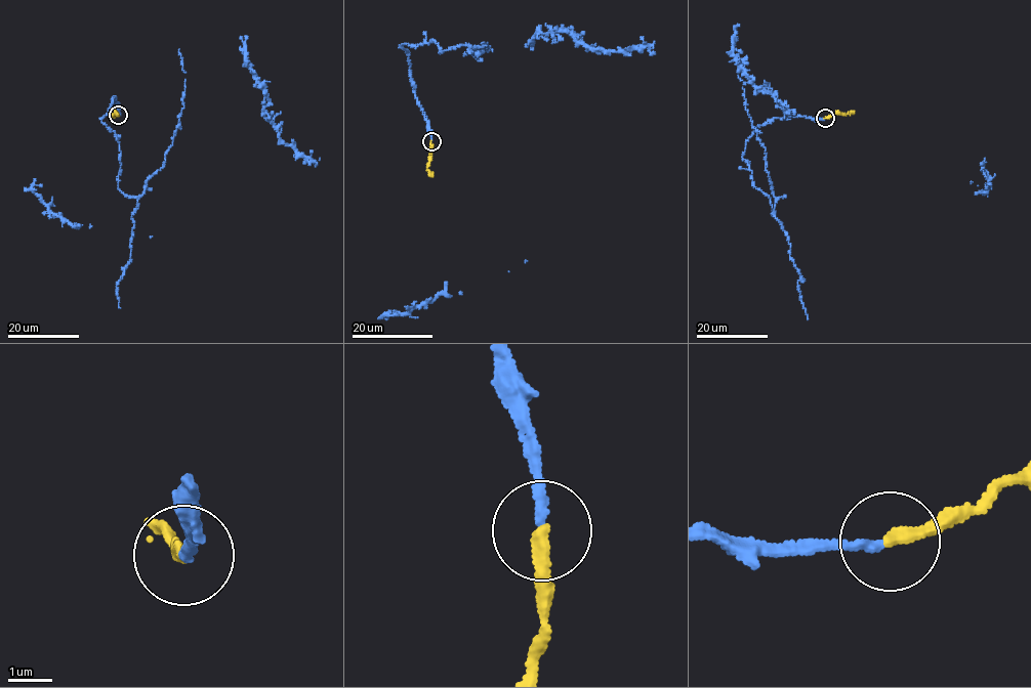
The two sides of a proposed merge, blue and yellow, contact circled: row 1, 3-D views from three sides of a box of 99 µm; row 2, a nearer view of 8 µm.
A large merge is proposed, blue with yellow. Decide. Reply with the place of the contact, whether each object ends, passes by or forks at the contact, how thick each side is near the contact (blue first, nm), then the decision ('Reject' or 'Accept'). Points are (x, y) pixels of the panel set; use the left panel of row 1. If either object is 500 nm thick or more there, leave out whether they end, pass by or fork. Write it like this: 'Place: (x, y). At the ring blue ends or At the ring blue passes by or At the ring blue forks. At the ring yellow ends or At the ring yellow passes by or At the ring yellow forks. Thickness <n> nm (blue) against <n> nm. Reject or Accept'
Place: (118, 115). At the ring blue ends. At the ring yellow ends. Thickness 200 nm (blue) against 260 nm. Accept

